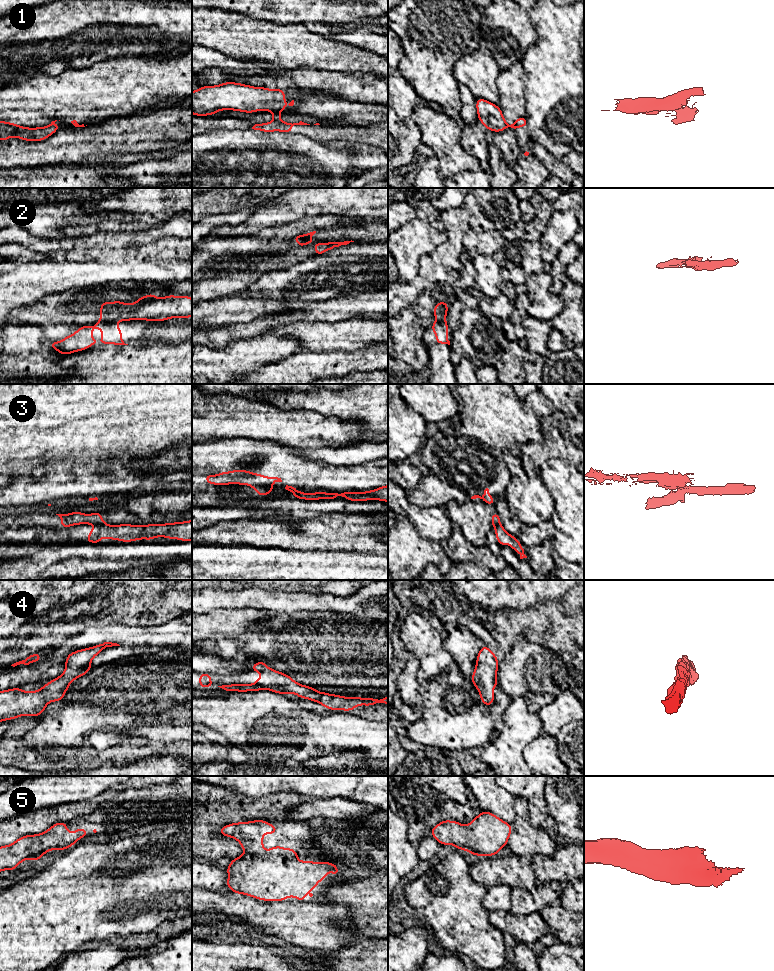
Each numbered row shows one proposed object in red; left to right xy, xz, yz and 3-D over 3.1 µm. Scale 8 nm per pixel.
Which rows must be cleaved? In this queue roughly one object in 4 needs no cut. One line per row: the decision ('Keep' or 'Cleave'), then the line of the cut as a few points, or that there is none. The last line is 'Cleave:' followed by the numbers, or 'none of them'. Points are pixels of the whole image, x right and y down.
1: Cleave. Split along xz (271, 110), (278, 112)
2: Cleave. Split along xy (99, 320), (116, 322)
3: Cleave. Split along xy (104, 523), (98, 525)
4: Keep. No split
5: Keep. No split
Cleave: 1, 2, 3

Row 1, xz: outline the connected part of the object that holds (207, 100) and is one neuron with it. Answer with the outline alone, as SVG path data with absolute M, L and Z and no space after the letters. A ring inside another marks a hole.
M231 81L192 91L192 114L196 116L213 115L221 110L281 112L286 105L284 89L253 87Z

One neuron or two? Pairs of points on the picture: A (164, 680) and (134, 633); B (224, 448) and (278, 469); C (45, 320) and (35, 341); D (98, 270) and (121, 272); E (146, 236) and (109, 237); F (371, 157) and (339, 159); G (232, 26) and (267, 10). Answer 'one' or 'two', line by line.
A: two
B: one
C: two
D: one
E: one
F: two
G: two

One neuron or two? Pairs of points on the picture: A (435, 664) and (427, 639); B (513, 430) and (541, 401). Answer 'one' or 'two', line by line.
A: one
B: two

